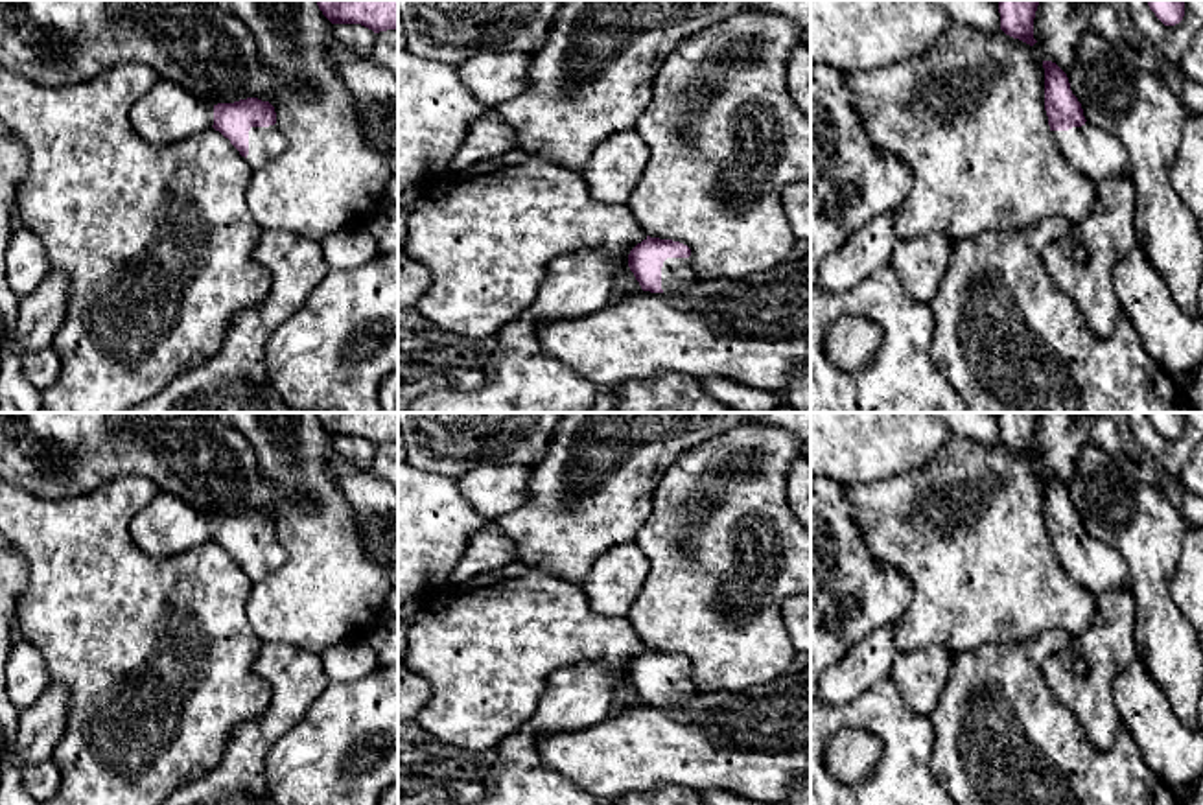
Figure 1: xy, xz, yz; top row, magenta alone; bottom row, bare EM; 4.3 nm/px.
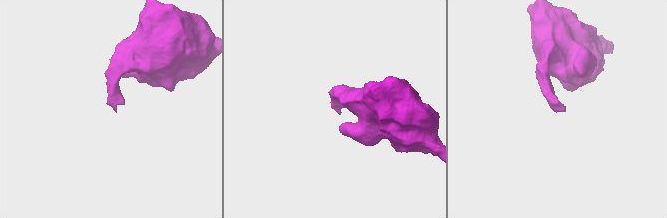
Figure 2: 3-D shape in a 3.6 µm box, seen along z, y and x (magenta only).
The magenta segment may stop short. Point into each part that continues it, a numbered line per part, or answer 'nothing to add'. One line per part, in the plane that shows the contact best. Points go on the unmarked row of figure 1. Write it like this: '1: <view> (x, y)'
1: xz (677, 686)

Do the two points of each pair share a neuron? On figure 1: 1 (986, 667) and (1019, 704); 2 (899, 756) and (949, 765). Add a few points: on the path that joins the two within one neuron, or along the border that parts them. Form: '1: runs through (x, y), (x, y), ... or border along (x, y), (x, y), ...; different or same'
1: runs through (995, 676), (1010, 695); same
2: border along (927, 719), (933, 730), (931, 770), (944, 785); different

